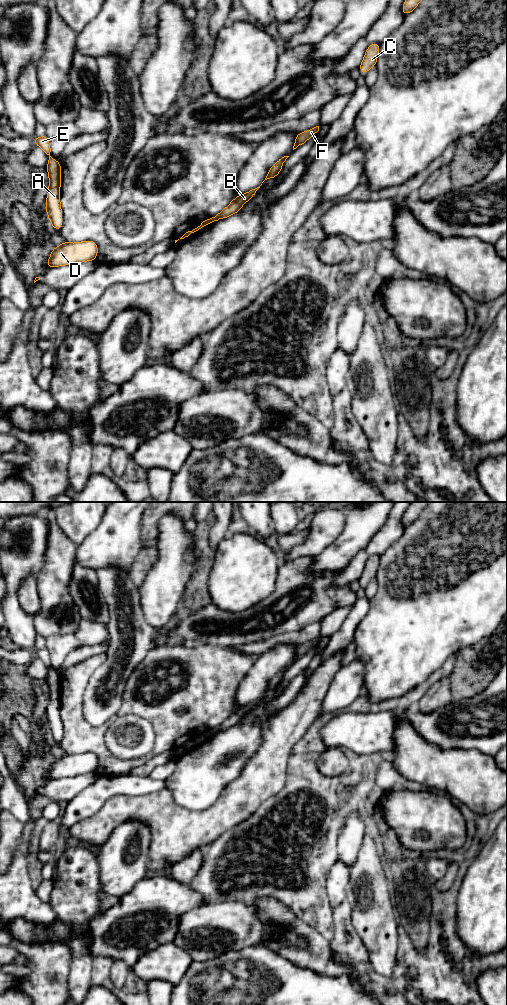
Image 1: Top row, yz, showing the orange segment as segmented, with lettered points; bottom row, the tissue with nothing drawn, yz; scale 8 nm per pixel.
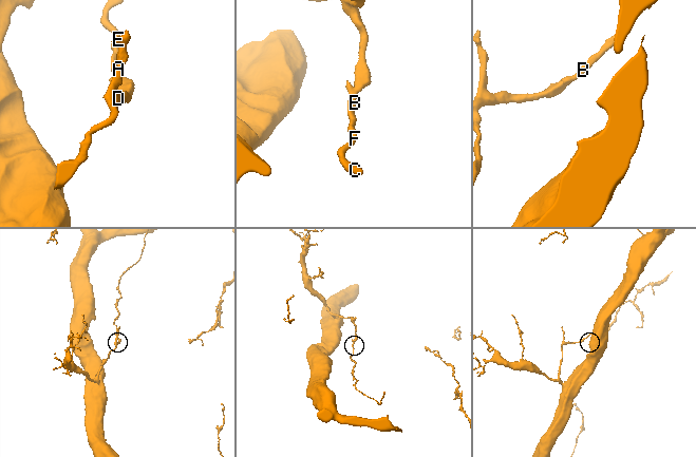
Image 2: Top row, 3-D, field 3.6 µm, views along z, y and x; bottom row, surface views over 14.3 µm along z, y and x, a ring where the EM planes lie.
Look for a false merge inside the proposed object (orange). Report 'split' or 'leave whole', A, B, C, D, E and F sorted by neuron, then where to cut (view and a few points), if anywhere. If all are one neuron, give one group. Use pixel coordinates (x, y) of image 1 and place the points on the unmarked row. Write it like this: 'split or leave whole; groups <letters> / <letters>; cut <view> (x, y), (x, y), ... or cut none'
split; groups A D E / B C F; cut yz (217, 726), (219, 730)

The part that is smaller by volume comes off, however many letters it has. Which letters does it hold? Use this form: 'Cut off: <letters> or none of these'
Cut off: B, C, F

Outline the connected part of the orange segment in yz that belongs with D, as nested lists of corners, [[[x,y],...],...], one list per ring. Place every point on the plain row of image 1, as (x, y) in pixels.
[[[82,753],[79,755],[63,754],[51,763],[51,768],[46,779],[59,779],[62,777],[74,777],[85,773],[95,773],[98,758],[94,753]]]

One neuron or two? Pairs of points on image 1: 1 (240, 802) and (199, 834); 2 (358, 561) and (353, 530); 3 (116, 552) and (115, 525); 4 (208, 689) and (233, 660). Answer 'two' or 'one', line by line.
1: one
2: two
3: one
4: one

